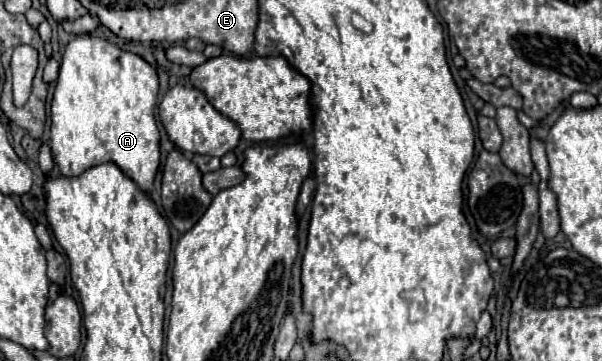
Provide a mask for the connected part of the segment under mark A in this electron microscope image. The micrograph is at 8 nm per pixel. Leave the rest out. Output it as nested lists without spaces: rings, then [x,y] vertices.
[[[83,34],[71,40],[63,52],[61,68],[51,100],[51,152],[63,176],[83,174],[87,168],[115,162],[129,178],[133,178],[141,190],[151,190],[153,178],[159,168],[159,130],[155,124],[159,80],[155,68],[141,56],[121,50],[115,44]]]

